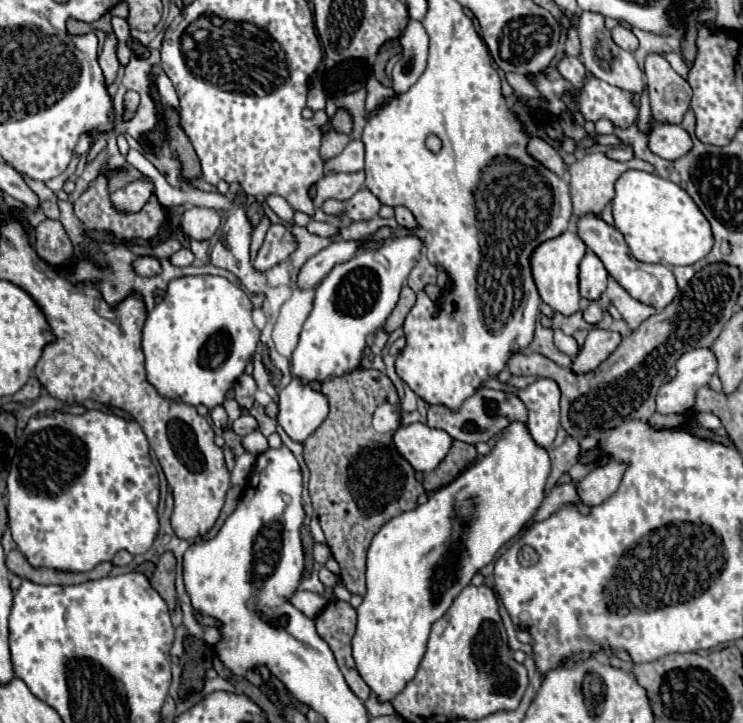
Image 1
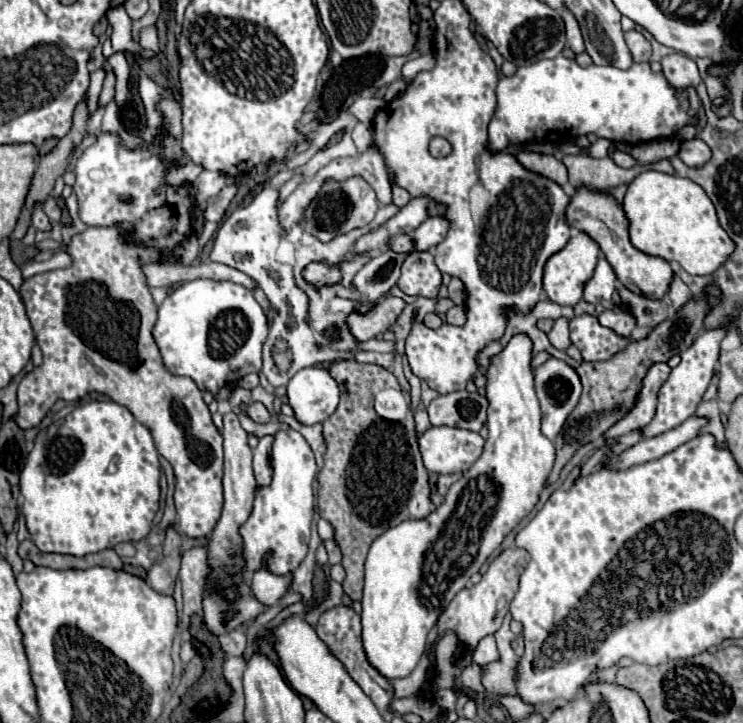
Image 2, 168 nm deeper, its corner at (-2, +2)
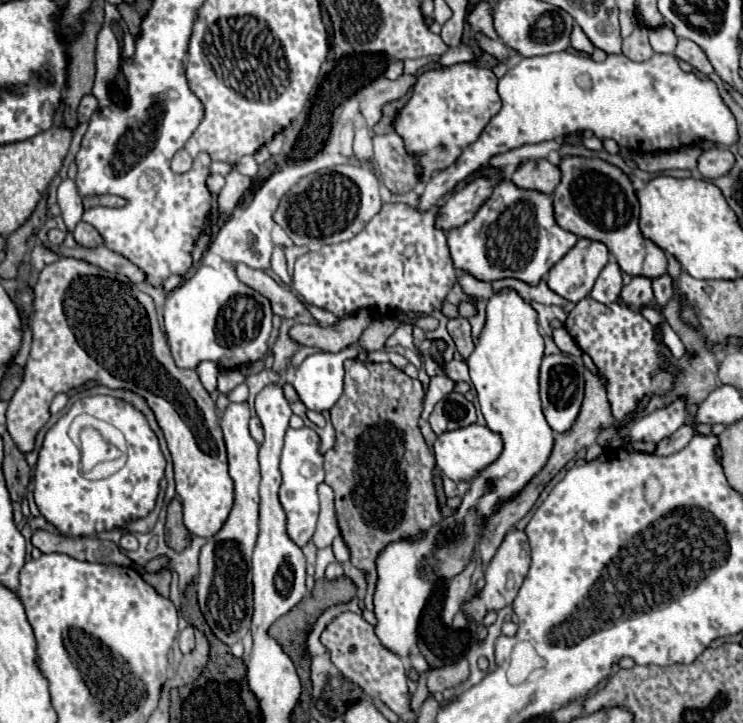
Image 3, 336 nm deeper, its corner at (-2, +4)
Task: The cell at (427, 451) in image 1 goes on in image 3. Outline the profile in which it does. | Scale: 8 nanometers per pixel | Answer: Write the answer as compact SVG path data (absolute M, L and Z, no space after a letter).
M469 424L465 428L457 428L453 432L445 432L443 436L437 438L435 442L435 458L437 458L437 466L453 480L453 482L461 482L461 480L473 480L483 468L487 468L489 464L493 464L499 454L503 450L503 440L497 432L489 430L487 426L479 426L479 424Z

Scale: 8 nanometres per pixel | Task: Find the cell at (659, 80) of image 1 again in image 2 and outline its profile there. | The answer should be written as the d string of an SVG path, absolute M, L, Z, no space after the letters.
M675 52L675 54L663 56L661 66L663 66L663 76L667 78L669 86L675 88L677 92L697 88L701 82L701 76L697 72L695 62L683 54Z

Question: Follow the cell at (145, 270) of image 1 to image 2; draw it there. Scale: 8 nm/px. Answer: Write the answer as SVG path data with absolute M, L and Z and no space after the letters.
M105 226L105 228L87 228L83 234L77 234L71 244L67 246L67 252L73 256L73 264L71 268L63 268L63 270L51 270L51 272L43 272L43 274L35 274L27 280L23 280L21 288L19 288L19 294L27 306L27 316L31 320L31 326L35 330L35 336L37 336L37 344L43 352L43 364L39 368L35 368L31 372L31 376L27 374L21 384L19 384L19 390L17 390L17 398L19 398L19 412L17 412L17 424L21 428L31 428L31 426L37 426L43 416L49 412L49 408L55 404L55 400L67 400L67 402L73 402L77 398L83 398L85 394L91 394L91 392L101 392L105 396L109 396L113 402L121 404L121 406L127 406L131 410L131 414L141 422L145 424L151 434L153 434L153 440L155 440L155 448L157 452L173 466L173 472L175 472L175 478L177 478L177 484L175 484L175 508L177 508L177 528L179 532L183 532L185 536L189 538L199 538L199 536L209 536L221 516L221 506L223 506L223 486L221 486L221 478L223 478L223 438L219 434L219 430L213 426L211 422L211 414L207 410L207 404L203 402L203 394L199 392L199 388L195 386L195 382L191 382L191 378L183 378L183 376L171 376L165 366L161 364L161 358L159 358L159 350L155 346L155 340L151 336L151 330L155 326L155 320L157 320L157 306L151 298L151 292L149 292L149 286L147 286L147 278L143 274L143 266L145 264L159 264L161 262L161 254L153 248L143 248L143 246L135 246L135 244L125 244L123 240L119 240L121 232L119 228L115 226Z

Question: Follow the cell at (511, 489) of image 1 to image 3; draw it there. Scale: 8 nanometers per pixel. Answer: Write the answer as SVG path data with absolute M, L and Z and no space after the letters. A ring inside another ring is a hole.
M513 288L495 292L487 302L487 320L475 344L475 350L467 358L469 376L477 390L477 400L487 426L501 434L503 452L495 464L487 466L465 494L463 504L453 516L427 530L421 540L401 540L389 544L377 558L379 582L375 590L375 634L383 646L391 648L399 656L407 656L417 644L417 626L423 606L427 604L435 574L439 578L451 578L463 570L463 564L471 558L479 542L483 520L495 512L499 500L515 496L527 480L531 480L539 468L547 462L553 448L553 430L549 428L539 400L539 364L543 358L543 336L539 334L537 312L525 302ZM435 568L435 574L433 574Z

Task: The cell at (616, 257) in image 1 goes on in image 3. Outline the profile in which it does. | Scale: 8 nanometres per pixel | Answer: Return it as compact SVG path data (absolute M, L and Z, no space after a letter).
M563 156L559 170L561 180L551 198L555 222L563 230L569 230L579 238L603 242L617 258L621 270L631 276L655 278L659 272L667 272L667 258L663 250L639 230L639 200L629 176L621 168L601 158Z

